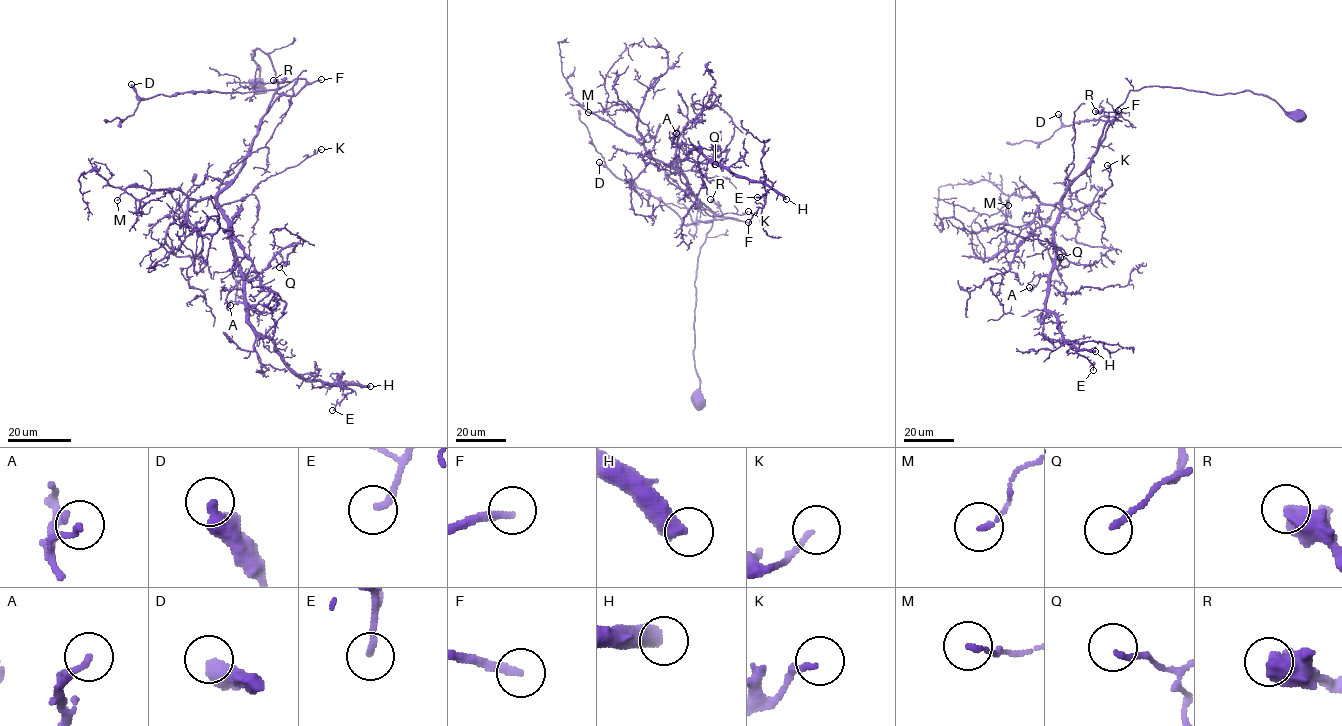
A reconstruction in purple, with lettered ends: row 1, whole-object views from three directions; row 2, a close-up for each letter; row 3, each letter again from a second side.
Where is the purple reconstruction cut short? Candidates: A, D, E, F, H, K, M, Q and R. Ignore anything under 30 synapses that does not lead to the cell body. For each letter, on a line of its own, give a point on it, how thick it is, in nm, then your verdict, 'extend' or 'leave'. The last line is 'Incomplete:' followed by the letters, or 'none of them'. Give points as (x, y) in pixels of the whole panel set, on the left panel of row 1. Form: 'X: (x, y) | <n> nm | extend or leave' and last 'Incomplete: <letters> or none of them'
A: (230, 305) | 170 nm | leave
D: (131, 84) | 420 nm | leave
E: (332, 410) | 200 nm | extend
F: (321, 79) | 240 nm | extend
H: (370, 386) | 480 nm | extend
K: (321, 149) | 150 nm | leave
M: (117, 200) | 150 nm | leave
Q: (279, 267) | 180 nm | leave
R: (273, 80) | 600 nm | leave
Incomplete: E, F, H

